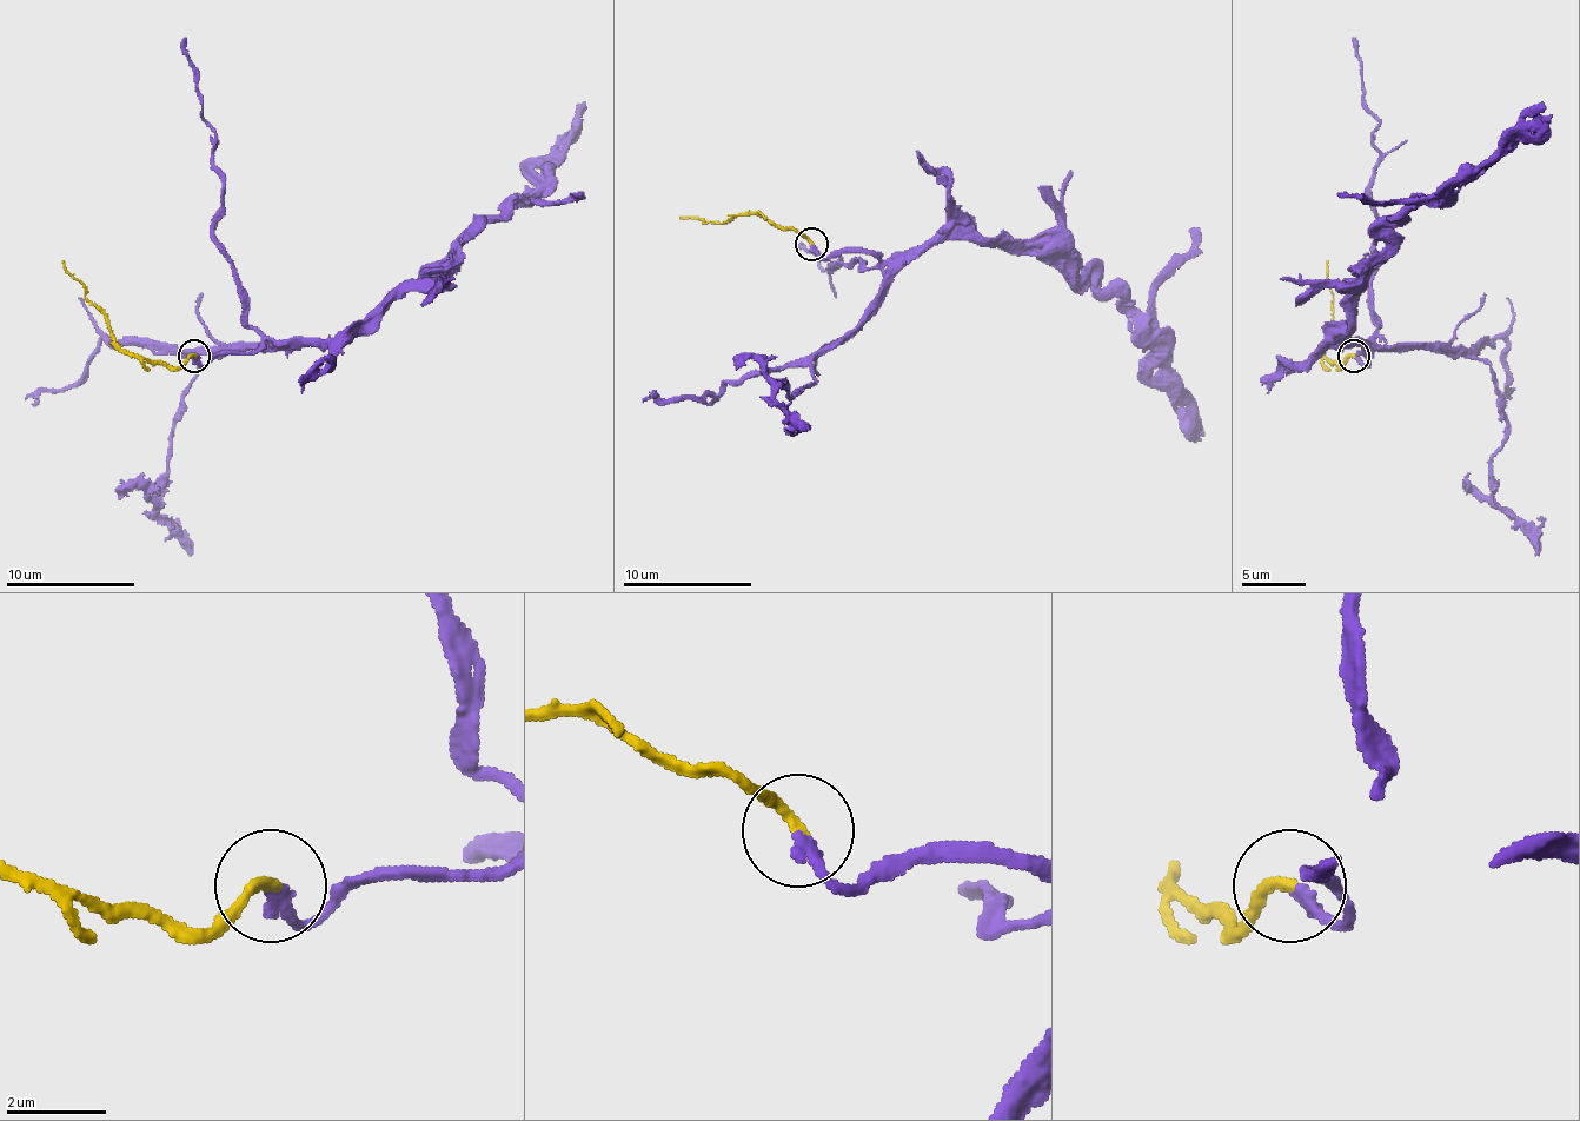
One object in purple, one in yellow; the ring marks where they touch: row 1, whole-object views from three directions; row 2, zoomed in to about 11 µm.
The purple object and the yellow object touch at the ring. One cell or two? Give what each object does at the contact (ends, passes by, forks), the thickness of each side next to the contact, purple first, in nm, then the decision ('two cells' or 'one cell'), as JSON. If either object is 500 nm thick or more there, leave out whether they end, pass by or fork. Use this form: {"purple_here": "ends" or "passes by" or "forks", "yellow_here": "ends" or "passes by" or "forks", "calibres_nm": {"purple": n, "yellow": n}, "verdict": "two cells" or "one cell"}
{"purple_here": "ends", "yellow_here": "ends", "calibres_nm": {"purple": 240, "yellow": 240}, "verdict": "one cell"}

